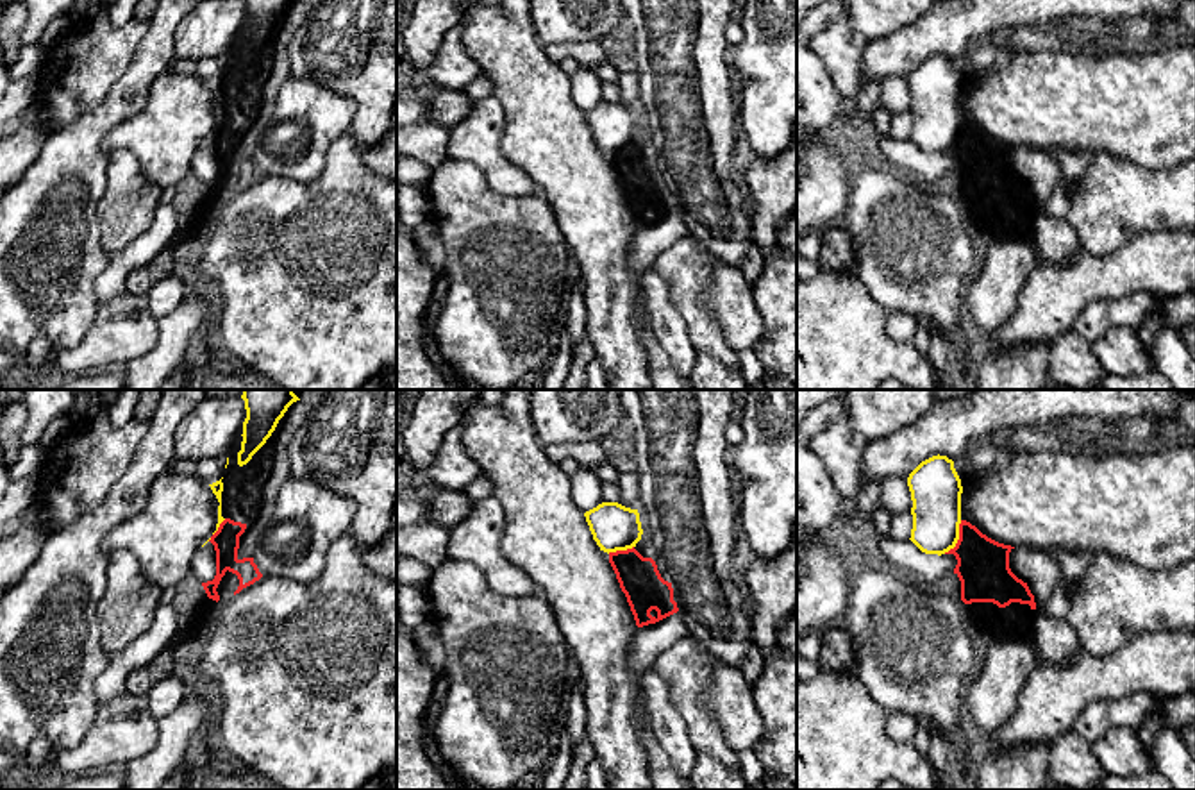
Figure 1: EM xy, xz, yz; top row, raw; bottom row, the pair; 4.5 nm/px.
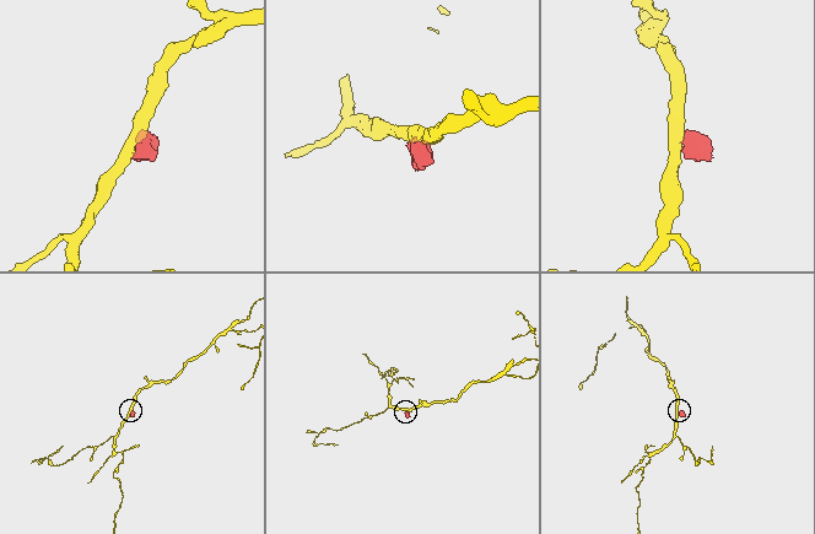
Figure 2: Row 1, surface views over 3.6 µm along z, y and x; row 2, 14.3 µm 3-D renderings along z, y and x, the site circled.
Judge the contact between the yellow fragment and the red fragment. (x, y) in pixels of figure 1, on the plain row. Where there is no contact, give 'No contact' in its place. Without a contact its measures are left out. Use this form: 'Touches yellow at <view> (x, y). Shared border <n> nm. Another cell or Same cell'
Touches yellow at yz (958, 138). Shared border 170 nm. Another cell

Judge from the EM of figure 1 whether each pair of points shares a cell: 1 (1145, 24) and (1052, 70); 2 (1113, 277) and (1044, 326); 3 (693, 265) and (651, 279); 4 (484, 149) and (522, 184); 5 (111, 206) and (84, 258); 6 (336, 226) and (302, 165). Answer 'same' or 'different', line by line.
1: different
2: same
3: different
4: same
5: different
6: different

